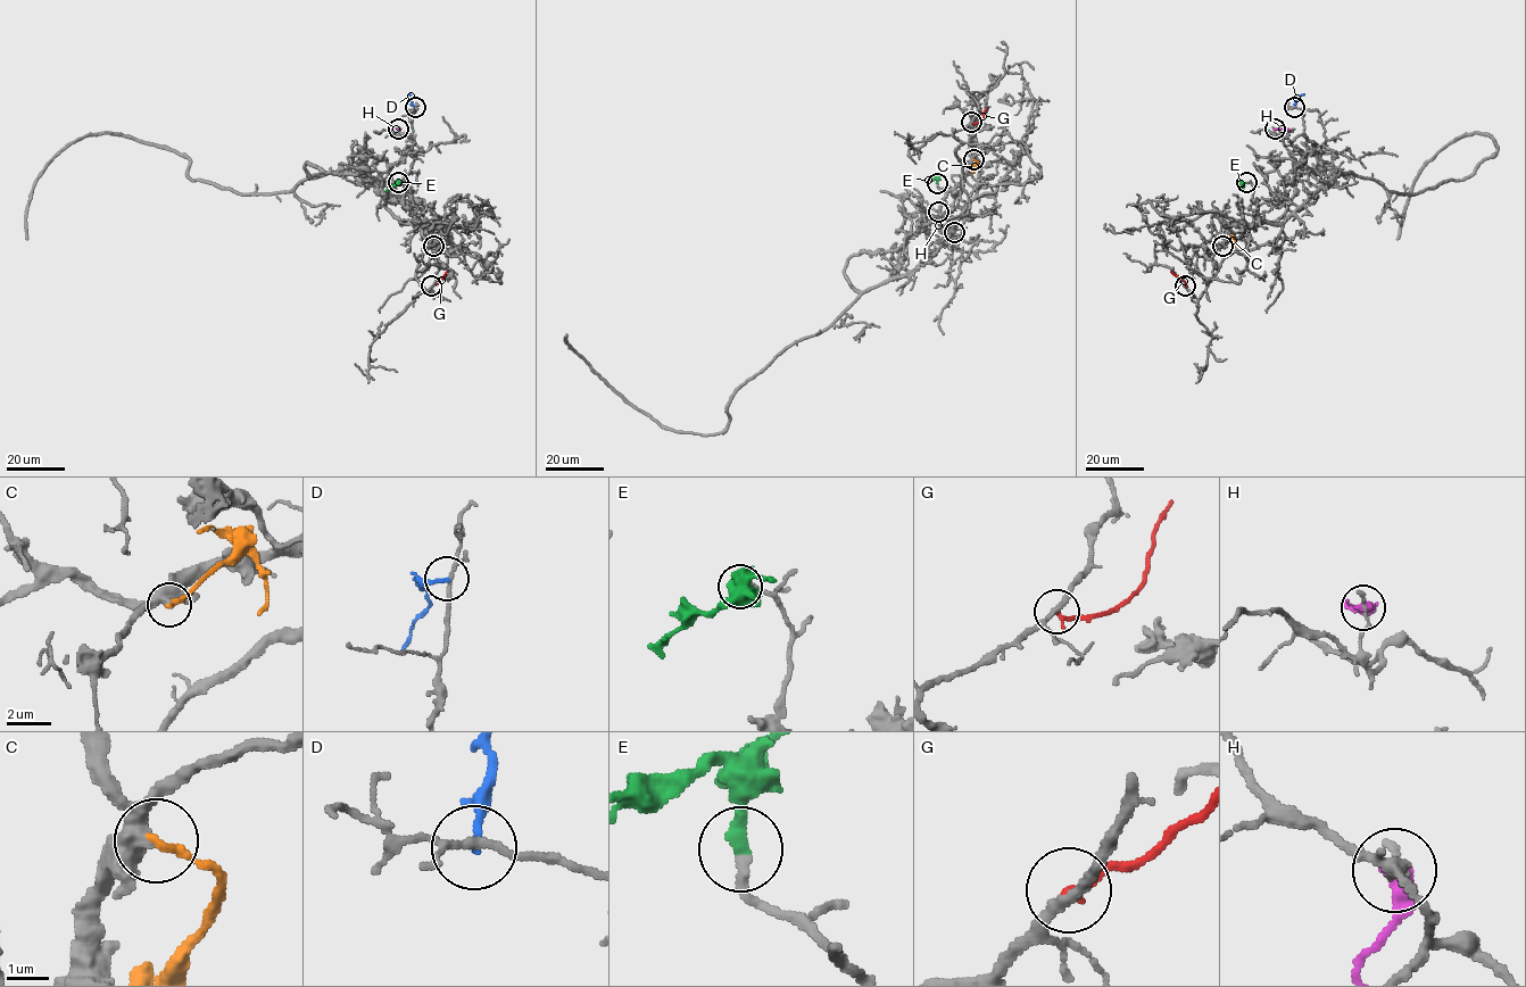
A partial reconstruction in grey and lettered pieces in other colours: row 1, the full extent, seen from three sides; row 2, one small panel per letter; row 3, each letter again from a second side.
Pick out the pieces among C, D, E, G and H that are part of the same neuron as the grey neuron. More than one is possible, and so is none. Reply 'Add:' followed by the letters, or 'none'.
Add: E

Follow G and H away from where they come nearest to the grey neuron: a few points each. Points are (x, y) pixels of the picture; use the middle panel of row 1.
G: (971, 123), (978, 123), (986, 108)
H: (938, 212), (936, 221), (939, 226)

